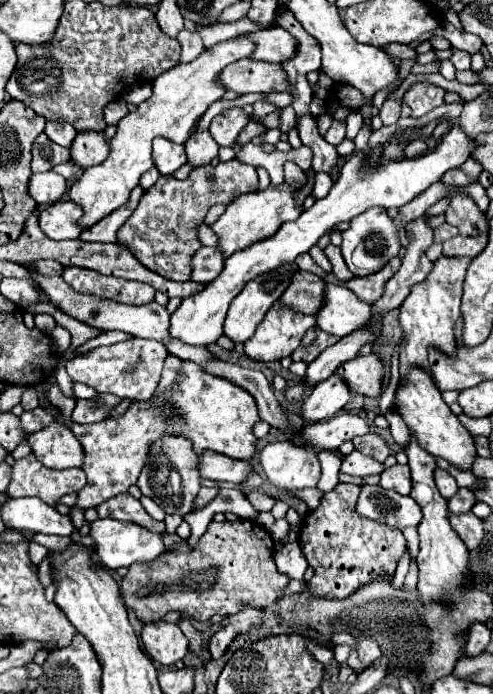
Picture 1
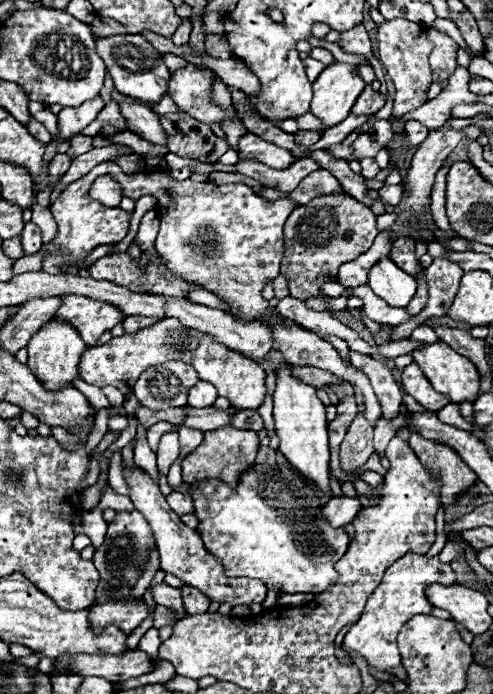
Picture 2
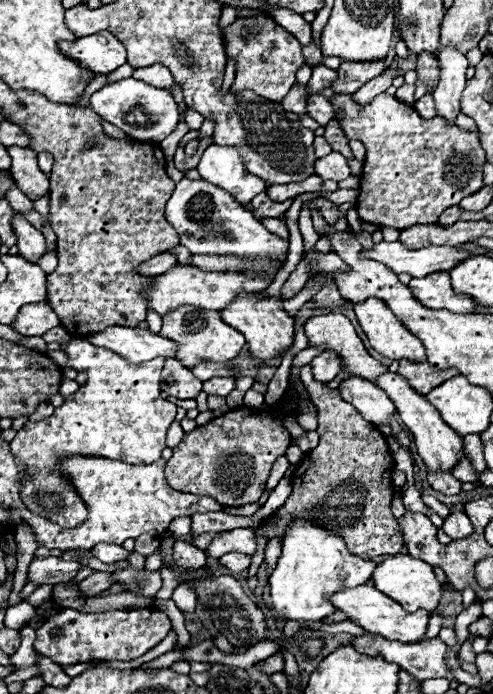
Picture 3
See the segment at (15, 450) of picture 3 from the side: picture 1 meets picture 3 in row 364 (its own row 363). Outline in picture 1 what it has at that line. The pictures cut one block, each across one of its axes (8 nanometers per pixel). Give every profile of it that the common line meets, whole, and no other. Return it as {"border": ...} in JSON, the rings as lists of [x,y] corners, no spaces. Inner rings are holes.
{"border":[[[134,338],[128,342],[94,348],[88,354],[80,354],[66,364],[66,370],[72,380],[92,386],[96,392],[114,394],[118,398],[148,400],[156,390],[156,380],[160,380],[164,356],[168,356],[168,350],[164,348],[164,344],[156,344],[156,340]]]}

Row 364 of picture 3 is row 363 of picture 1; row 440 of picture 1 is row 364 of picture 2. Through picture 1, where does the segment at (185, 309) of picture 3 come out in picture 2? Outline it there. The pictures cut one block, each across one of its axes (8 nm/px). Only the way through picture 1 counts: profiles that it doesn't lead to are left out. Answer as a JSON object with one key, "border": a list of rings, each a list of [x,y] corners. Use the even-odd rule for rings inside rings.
{"border":[[[164,318],[162,322],[142,328],[136,334],[124,334],[112,338],[108,344],[88,348],[82,354],[78,370],[84,382],[98,388],[116,386],[126,396],[132,392],[132,384],[136,384],[144,368],[150,368],[152,364],[162,364],[164,360],[188,360],[188,364],[196,368],[200,380],[214,384],[218,396],[228,398],[238,410],[258,410],[264,404],[266,372],[254,360],[244,358],[240,352],[228,350],[218,340],[212,340],[212,336],[204,336],[200,332],[192,332],[192,328],[184,328],[178,320],[172,318]]]}

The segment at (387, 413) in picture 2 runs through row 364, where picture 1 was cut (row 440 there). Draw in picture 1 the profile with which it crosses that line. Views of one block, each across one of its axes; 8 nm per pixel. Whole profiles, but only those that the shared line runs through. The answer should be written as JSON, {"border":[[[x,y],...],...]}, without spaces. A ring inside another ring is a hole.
{"border":[[[372,432],[366,434],[366,436],[356,438],[354,440],[354,446],[356,446],[356,450],[360,450],[366,456],[372,456],[372,458],[376,458],[380,462],[384,462],[388,458],[388,454],[390,454],[388,444],[378,434],[372,434]]]}

